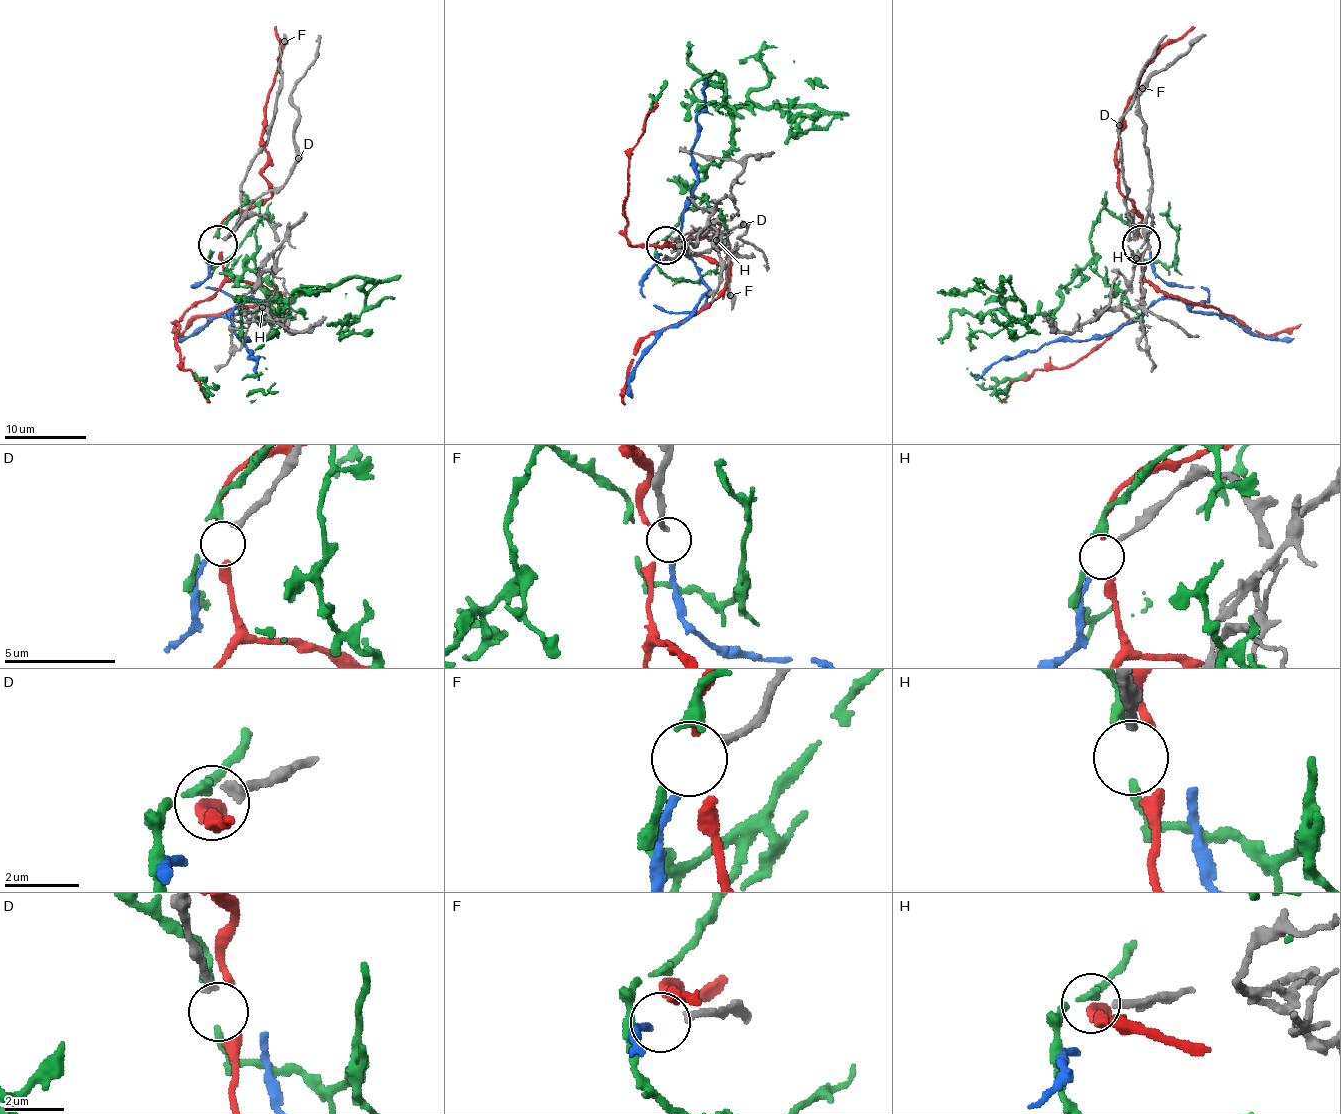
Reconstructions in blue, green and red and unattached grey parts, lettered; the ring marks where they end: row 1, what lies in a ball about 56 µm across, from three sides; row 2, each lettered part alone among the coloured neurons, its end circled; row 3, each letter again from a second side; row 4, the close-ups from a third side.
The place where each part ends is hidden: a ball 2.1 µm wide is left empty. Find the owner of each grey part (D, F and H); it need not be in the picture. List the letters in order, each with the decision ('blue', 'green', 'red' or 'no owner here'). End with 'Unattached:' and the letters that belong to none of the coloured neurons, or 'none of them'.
D: no owner here
F: blue
H: no owner here
Unattached: D, H

